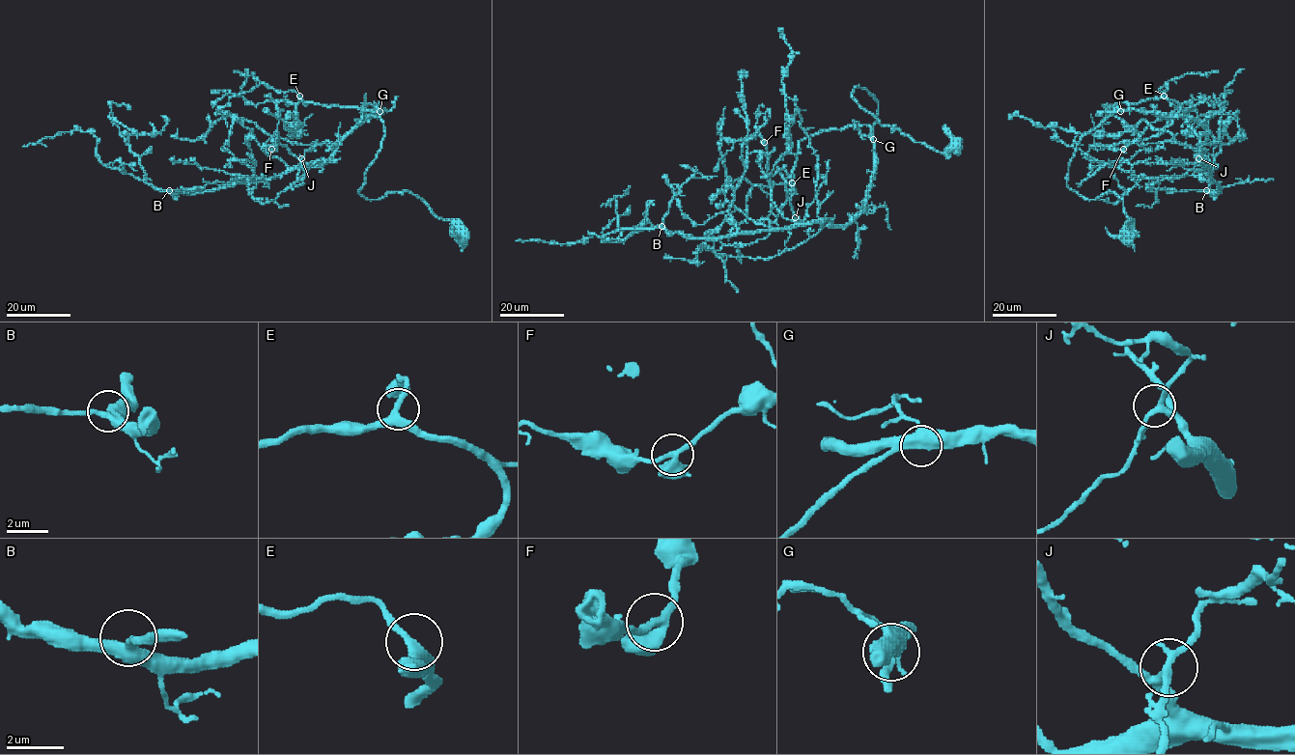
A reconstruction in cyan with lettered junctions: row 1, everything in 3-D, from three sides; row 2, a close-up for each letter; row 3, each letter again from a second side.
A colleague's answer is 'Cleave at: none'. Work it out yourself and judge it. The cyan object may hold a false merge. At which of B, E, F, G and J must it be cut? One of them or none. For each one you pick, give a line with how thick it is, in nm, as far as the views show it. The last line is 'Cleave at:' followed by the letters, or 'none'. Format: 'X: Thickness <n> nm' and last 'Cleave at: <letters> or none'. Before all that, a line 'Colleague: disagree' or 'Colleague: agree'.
Colleague: agree
Cleave at: none

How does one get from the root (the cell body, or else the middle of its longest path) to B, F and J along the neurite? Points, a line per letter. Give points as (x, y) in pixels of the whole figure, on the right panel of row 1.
B: (1126, 235), (1113, 192), (1087, 200), (1067, 184), (1079, 139), (1115, 112), (1200, 125), (1219, 186), (1206, 190)
F: (1126, 235), (1113, 192), (1067, 184), (1079, 139), (1132, 109), (1205, 130), (1204, 164), (1166, 131), (1122, 149)
J: (1126, 235), (1113, 192), (1087, 200), (1067, 184), (1079, 139), (1117, 111), (1189, 115), (1205, 130), (1198, 158)

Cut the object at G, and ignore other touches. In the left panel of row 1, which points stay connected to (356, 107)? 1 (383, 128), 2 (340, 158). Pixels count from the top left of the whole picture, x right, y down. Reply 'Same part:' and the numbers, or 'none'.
Same part: 2

